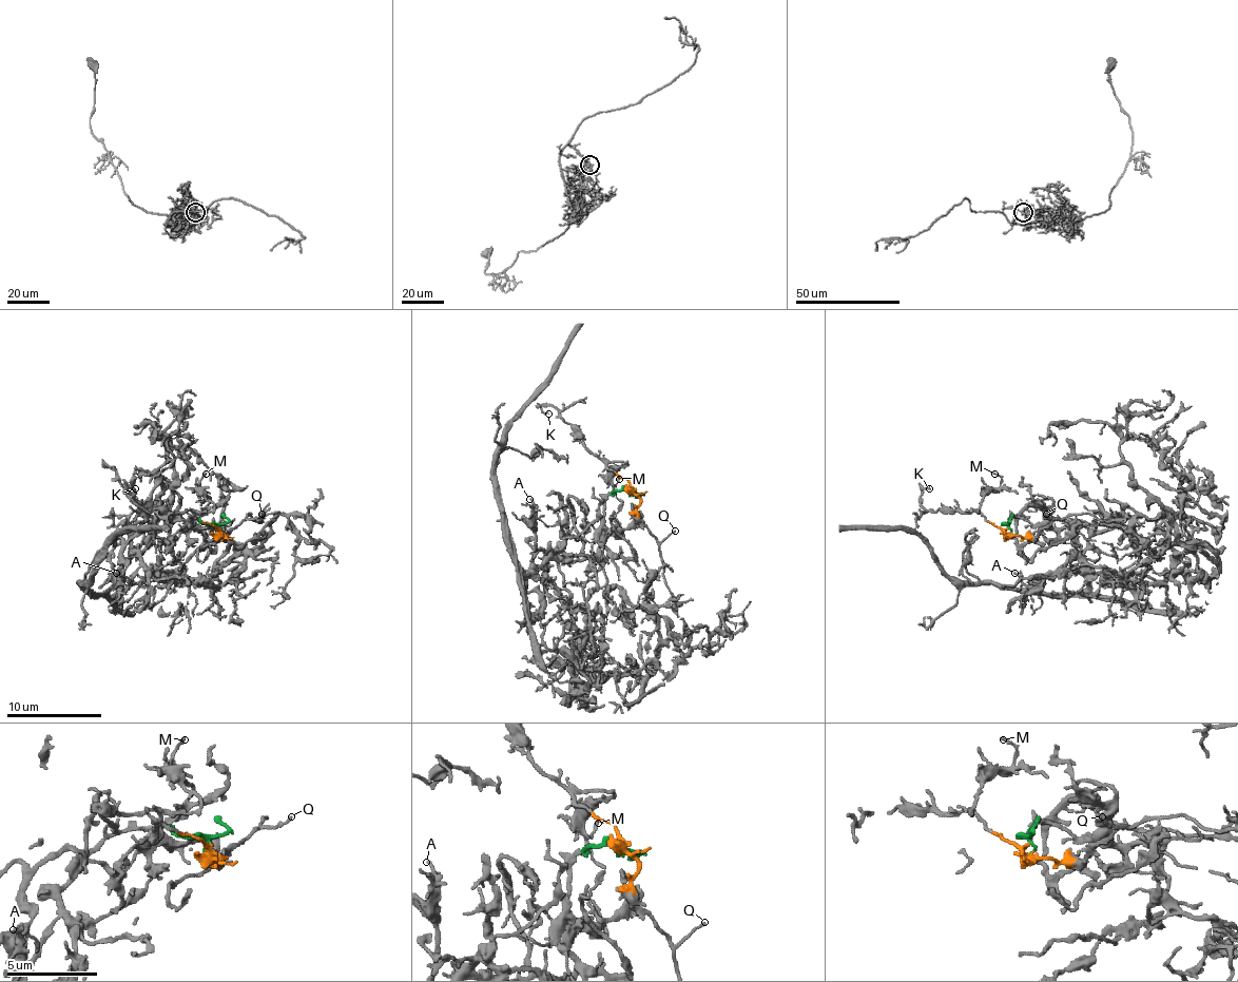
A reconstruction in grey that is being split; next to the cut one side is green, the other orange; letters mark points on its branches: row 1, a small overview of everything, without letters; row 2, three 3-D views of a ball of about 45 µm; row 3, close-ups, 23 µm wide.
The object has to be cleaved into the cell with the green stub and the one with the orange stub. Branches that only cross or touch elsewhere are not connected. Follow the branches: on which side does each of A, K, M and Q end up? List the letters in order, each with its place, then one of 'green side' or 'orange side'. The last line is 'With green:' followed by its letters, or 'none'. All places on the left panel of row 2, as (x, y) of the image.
A: place (116, 573); green side
K: place (135, 488); orange side
M: place (206, 474); orange side
Q: place (262, 514); orange side
With green: A

